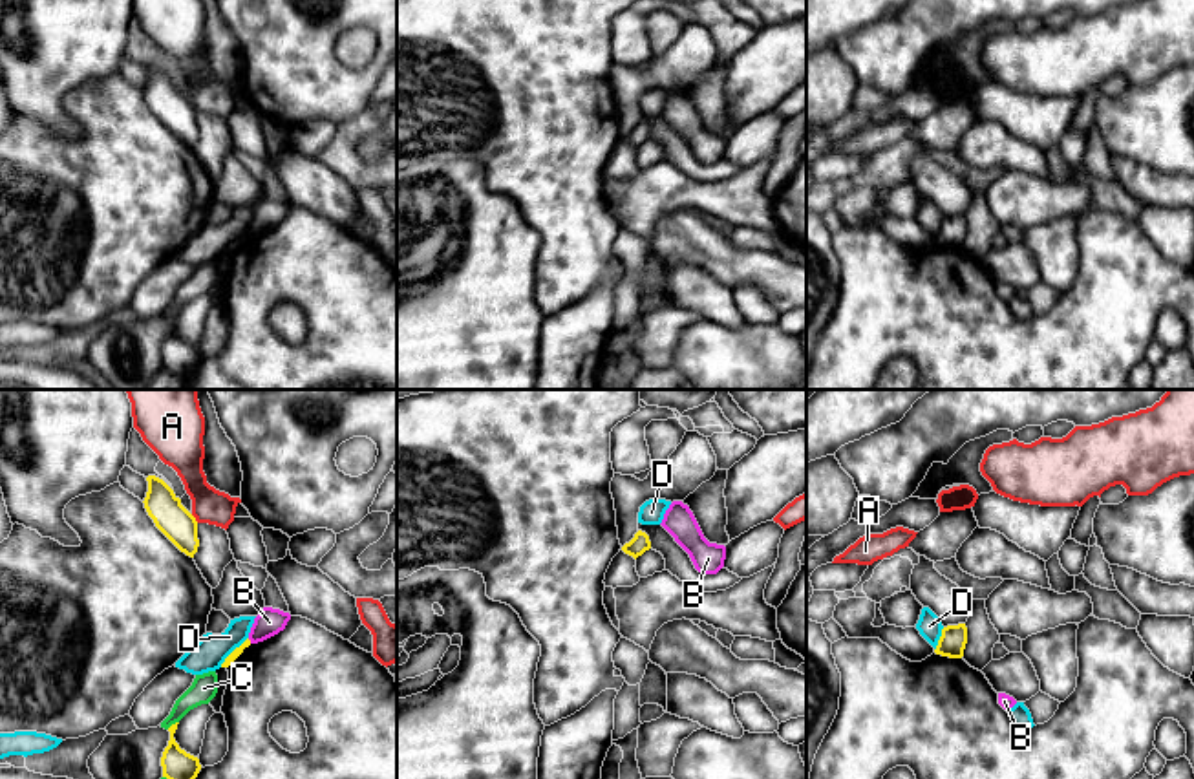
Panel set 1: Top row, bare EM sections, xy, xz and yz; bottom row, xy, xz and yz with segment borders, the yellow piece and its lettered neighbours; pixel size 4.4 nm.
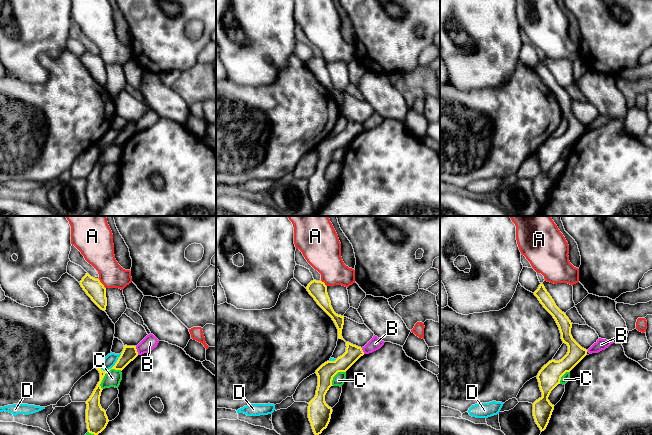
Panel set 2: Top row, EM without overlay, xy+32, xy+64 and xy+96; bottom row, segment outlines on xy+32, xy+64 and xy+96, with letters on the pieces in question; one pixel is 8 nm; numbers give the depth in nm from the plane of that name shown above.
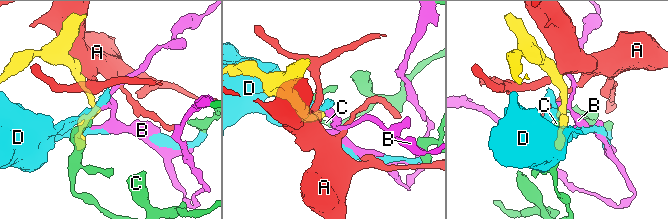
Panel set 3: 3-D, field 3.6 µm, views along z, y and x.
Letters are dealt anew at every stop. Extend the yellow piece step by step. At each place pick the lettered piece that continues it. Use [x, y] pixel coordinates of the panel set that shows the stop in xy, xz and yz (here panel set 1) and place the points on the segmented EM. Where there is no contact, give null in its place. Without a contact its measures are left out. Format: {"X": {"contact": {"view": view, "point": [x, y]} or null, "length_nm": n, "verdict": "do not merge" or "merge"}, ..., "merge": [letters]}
{"A": {"contact": {"view": "xy", "point": [194, 518]}, "length_nm": 50, "verdict": "do not merge"}, "B": {"contact": {"view": "xy", "point": [249, 640]}, "length_nm": 30, "verdict": "do not merge"}, "C": {"contact": {"view": "xy", "point": [172, 725]}, "length_nm": 70, "verdict": "do not merge"}, "D": {"contact": {"view": "xy", "point": [233, 651]}, "length_nm": 180, "verdict": "do not merge"}, "merge": []}

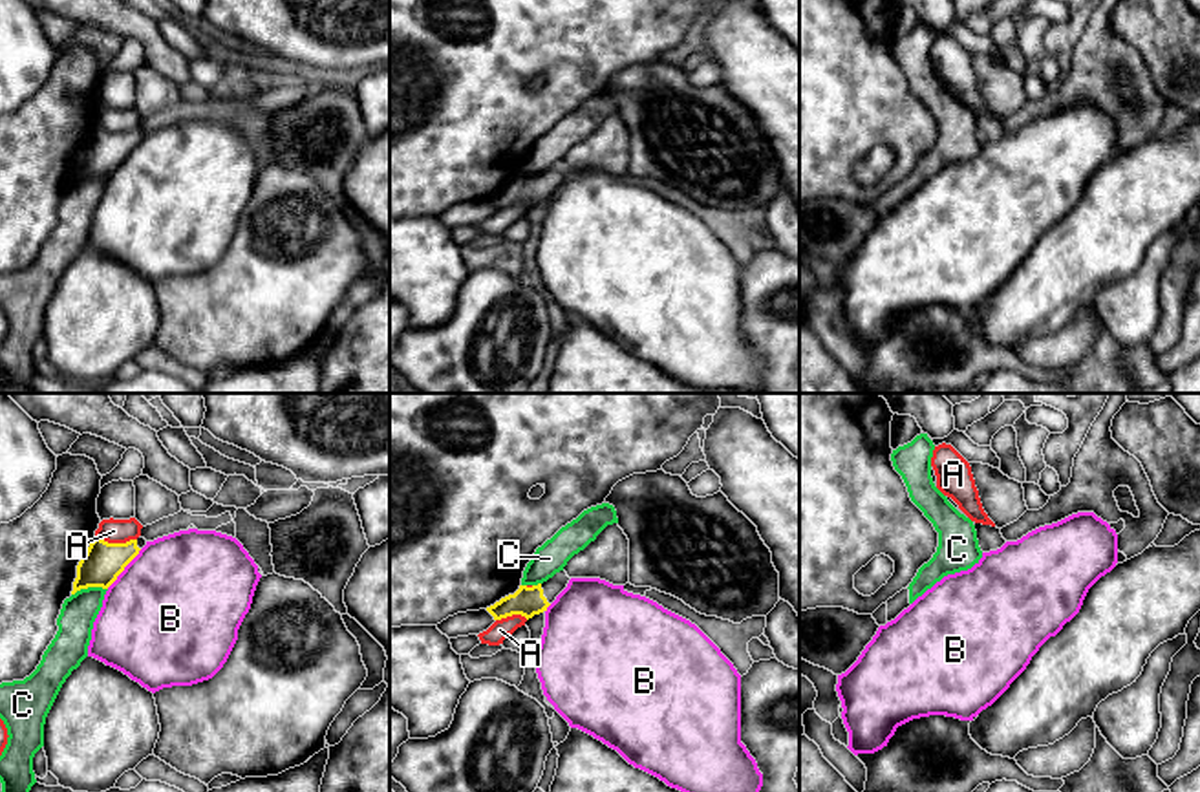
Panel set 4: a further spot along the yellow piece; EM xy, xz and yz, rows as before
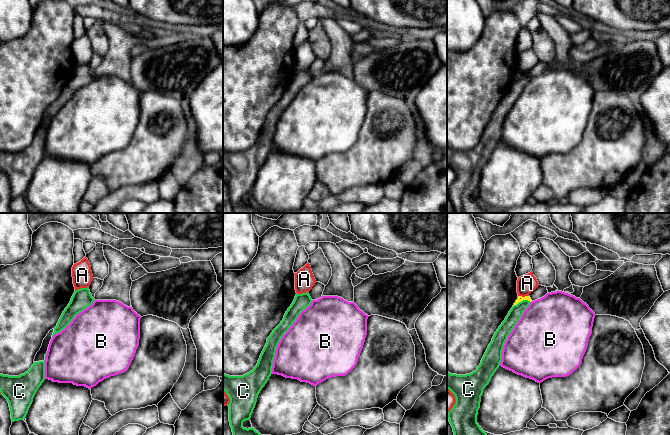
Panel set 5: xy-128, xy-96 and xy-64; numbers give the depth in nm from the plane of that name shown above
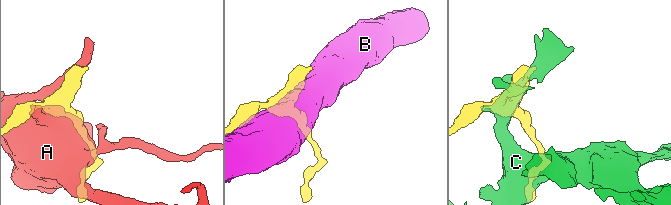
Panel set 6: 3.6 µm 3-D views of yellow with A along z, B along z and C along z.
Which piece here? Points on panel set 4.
{"A": {"contact": {"view": "xy", "point": [116, 544]}, "length_nm": 190, "verdict": "do not merge"}, "B": {"contact": {"view": "xy", "point": [123, 569]}, "length_nm": 240, "verdict": "do not merge"}, "C": {"contact": {"view": "xy", "point": [88, 586]}, "length_nm": 160, "verdict": "do not merge"}, "merge": []}

